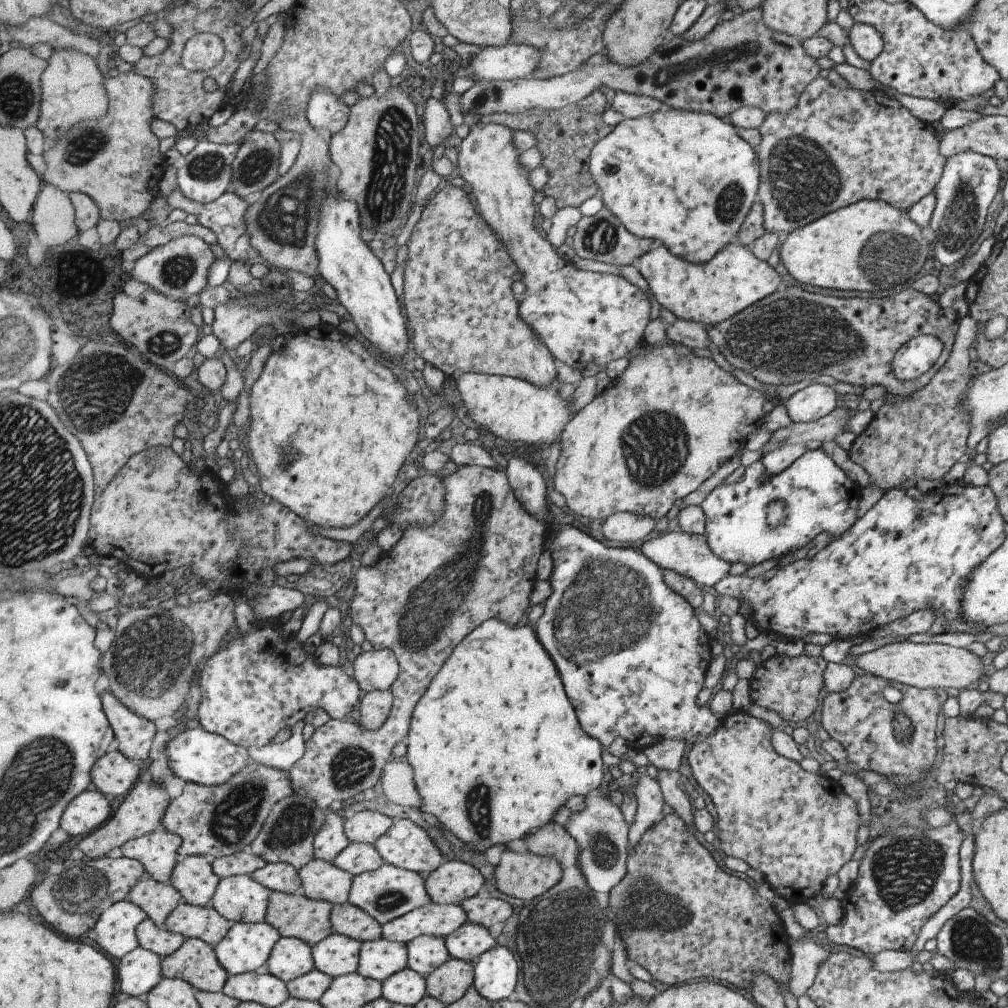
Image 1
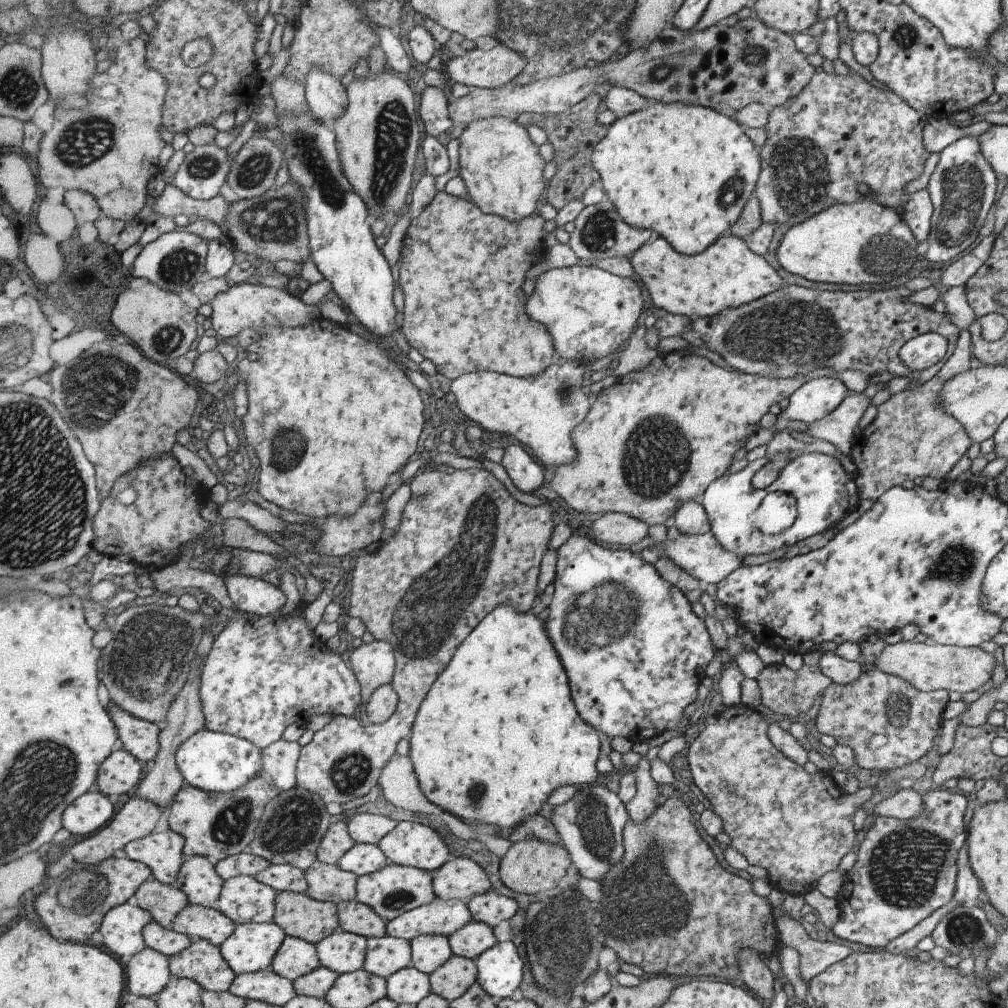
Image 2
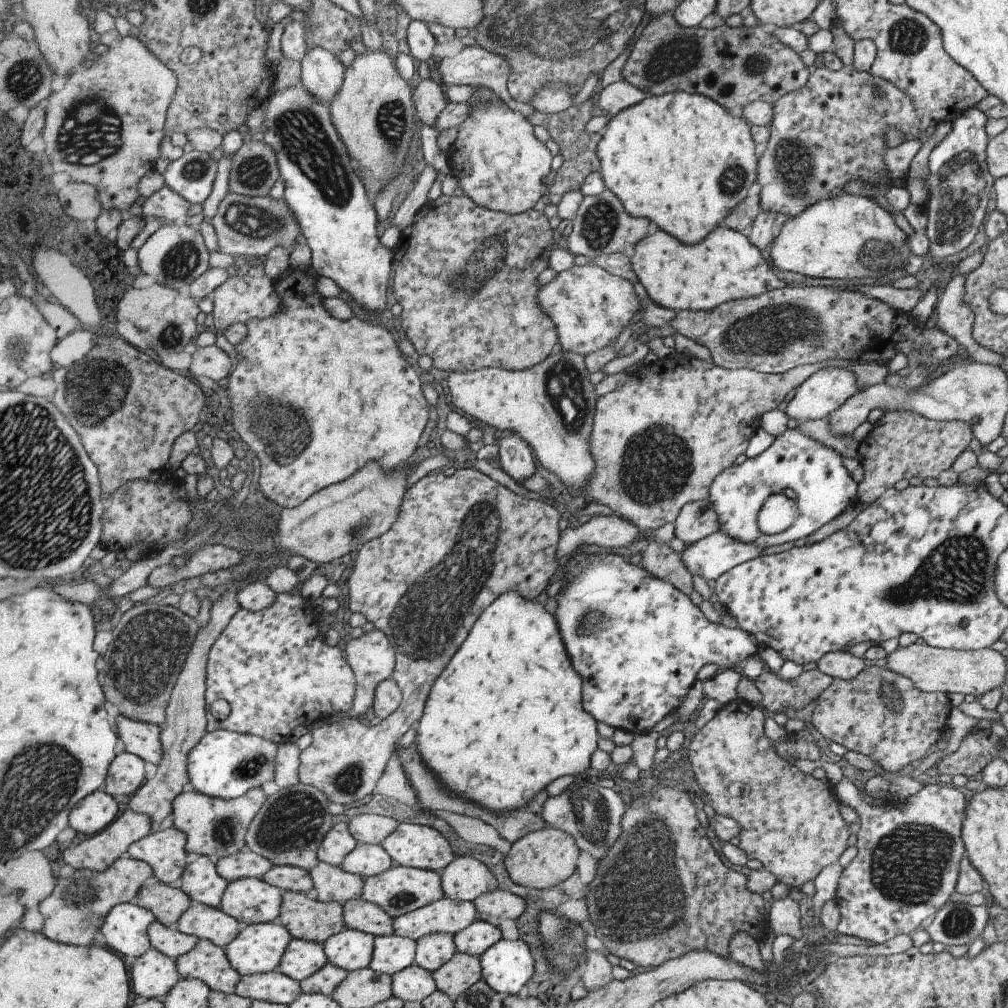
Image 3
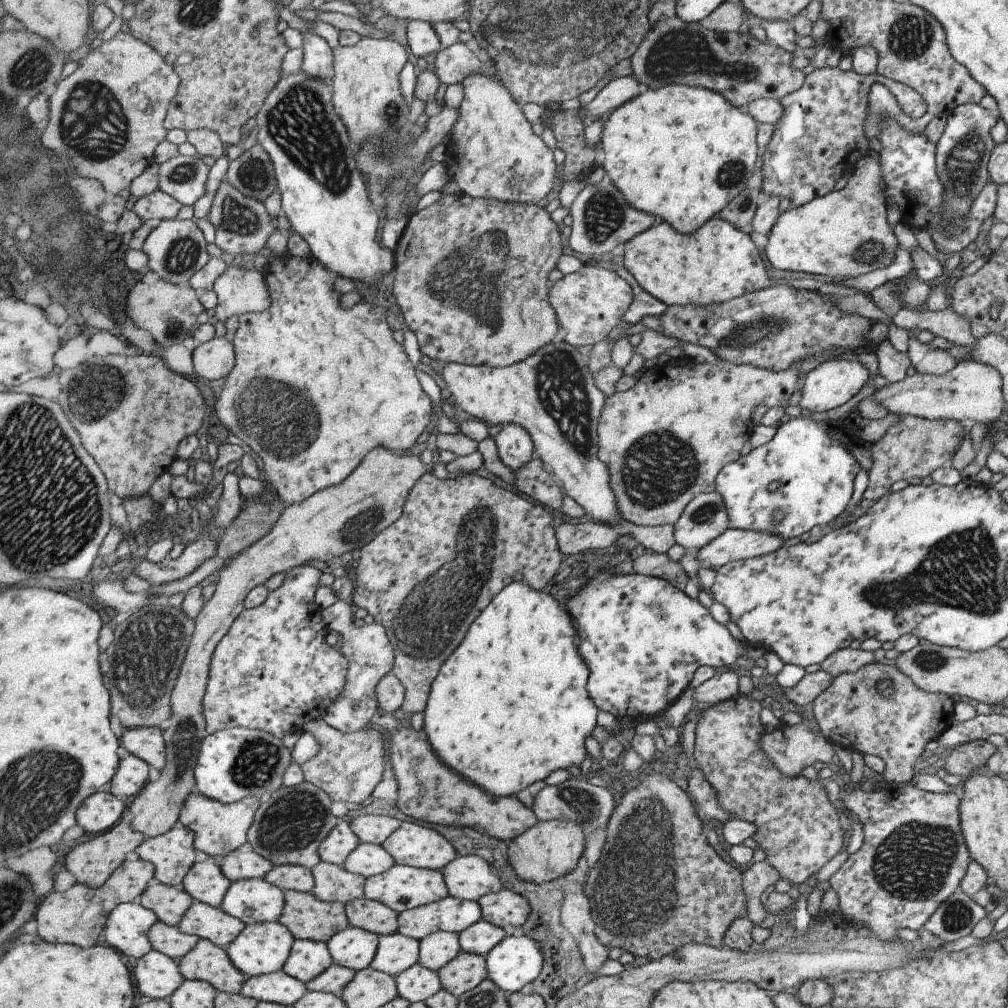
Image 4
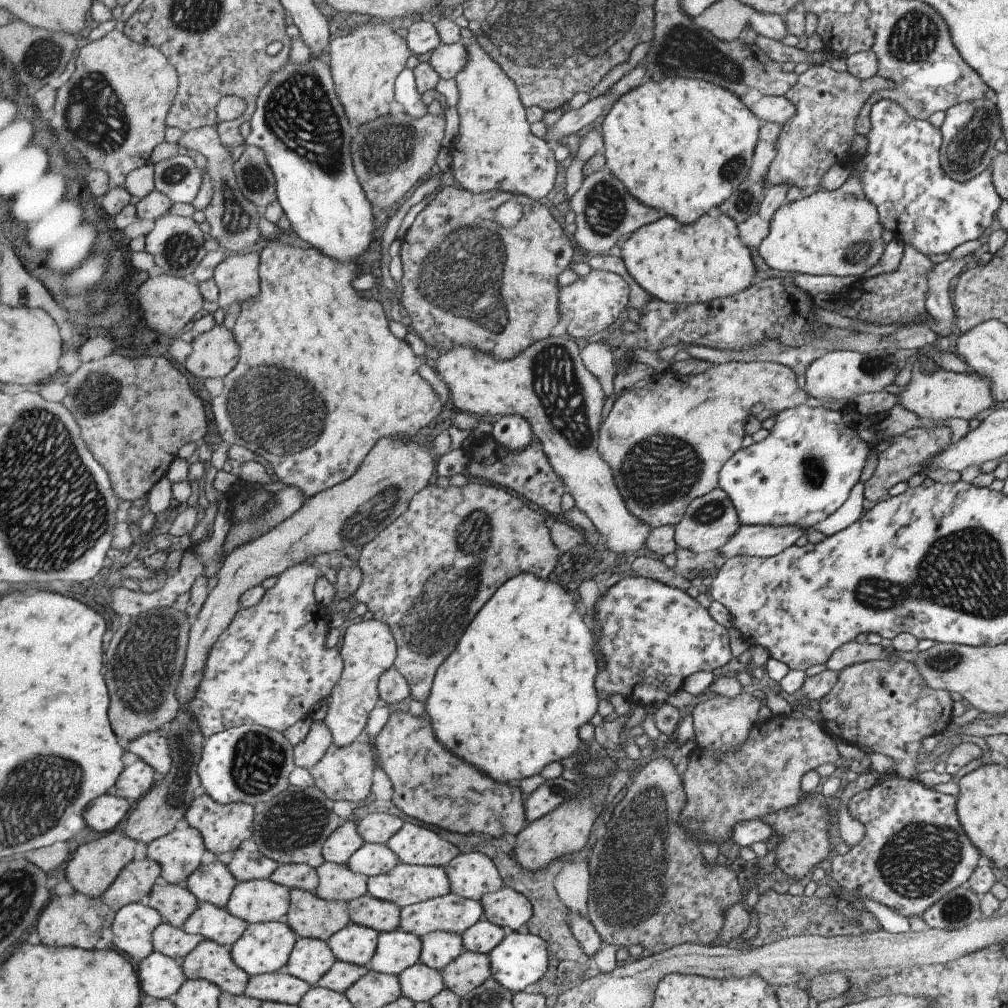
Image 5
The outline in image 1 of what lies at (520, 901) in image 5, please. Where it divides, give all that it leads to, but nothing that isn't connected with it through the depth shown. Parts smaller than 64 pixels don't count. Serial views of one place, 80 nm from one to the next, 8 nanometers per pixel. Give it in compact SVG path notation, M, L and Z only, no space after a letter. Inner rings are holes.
M484 893L468 898L460 905L468 914L469 921L489 928L495 924L506 923L514 913L514 908L509 902L499 898L491 898Z

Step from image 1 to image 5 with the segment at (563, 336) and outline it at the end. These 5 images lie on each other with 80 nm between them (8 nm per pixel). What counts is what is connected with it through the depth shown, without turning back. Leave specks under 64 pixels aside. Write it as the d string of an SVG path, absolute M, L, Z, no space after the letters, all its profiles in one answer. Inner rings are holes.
M474 37L465 40L464 43L469 52L469 64L457 74L455 79L459 88L460 131L453 139L454 161L453 168L449 172L450 180L475 194L499 190L513 192L515 197L524 196L533 200L551 197L561 187L562 178L559 174L559 164L555 160L554 146L543 137L533 135L532 124L527 120L527 110L521 101L519 88L503 70L501 64L492 58ZM593 270L587 276L581 276L575 284L561 287L560 313L569 314L571 312L573 314L569 325L569 336L575 340L581 340L581 338L589 340L595 334L603 332L605 328L611 328L619 320L619 316L623 314L623 310L628 308L631 298L630 293L629 284L623 276L601 270Z

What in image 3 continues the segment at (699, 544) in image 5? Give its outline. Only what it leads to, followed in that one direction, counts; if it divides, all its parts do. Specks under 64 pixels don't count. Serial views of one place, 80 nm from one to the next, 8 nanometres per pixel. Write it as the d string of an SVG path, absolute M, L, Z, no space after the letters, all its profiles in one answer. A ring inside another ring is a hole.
M707 497L686 504L675 524L676 537L687 546L720 530L719 516L709 506Z

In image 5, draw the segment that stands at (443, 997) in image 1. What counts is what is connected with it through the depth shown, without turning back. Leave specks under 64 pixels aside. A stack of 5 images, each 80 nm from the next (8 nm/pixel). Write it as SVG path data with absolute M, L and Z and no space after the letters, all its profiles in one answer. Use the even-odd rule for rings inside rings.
M466 951L442 971L446 988L463 998L492 978L490 954Z

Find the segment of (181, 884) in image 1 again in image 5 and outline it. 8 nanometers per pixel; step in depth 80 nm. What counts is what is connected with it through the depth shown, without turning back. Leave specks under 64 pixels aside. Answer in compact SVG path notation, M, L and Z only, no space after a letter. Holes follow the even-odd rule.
M219 860L201 866L187 881L191 890L200 902L215 904L217 908L226 909L239 880L233 876L229 866Z

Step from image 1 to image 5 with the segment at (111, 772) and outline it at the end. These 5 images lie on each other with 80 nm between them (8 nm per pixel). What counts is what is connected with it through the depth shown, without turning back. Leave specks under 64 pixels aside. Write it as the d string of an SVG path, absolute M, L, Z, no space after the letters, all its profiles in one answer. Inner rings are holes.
M143 759L137 760L131 766L127 766L121 778L117 780L115 795L139 802L145 794L153 790L155 786L153 774L155 773L155 768L151 764L144 762Z

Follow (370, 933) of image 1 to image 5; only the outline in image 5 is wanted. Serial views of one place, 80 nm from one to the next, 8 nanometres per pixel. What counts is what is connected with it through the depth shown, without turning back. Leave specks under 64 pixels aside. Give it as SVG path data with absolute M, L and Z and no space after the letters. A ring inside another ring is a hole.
M369 894L349 903L349 913L352 922L373 928L380 934L400 929L402 922L402 909L397 904Z

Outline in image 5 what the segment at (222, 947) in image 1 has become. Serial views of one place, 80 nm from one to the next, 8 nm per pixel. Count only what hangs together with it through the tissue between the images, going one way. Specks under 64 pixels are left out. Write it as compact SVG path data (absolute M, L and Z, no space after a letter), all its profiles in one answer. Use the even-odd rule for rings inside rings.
M282 921L251 923L244 937L231 948L233 960L252 978L283 971L289 964L299 938L291 926Z

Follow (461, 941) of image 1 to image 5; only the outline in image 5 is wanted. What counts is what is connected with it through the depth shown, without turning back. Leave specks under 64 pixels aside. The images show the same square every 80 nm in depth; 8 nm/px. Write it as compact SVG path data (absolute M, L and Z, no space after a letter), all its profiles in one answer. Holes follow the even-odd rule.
M482 919L476 926L471 926L463 935L466 951L482 954L491 954L509 934L509 930L503 929L488 919Z

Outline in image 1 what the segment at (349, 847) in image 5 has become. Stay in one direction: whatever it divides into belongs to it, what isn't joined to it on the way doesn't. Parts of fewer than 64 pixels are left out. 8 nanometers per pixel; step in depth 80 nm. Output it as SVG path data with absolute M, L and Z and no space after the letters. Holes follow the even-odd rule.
M336 811L327 813L326 821L314 838L315 858L335 862L352 842L345 830L345 818Z

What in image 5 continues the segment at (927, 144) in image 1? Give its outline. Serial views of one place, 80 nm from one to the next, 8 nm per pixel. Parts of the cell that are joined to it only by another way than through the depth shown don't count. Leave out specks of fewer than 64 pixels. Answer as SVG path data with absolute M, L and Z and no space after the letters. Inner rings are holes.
M827 62L819 65L813 65L803 74L797 76L795 85L783 94L785 100L789 100L791 104L796 106L796 113L790 119L781 125L781 130L776 136L775 154L773 160L768 167L767 181L768 184L787 184L787 187L797 186L800 196L809 196L817 190L822 190L819 186L821 176L825 174L825 170L829 170L829 166L842 163L847 146L855 136L855 118L861 110L861 106L865 104L869 96L882 88L891 88L893 82L887 82L878 75L870 78L857 80L853 78L849 72L835 72L831 70Z

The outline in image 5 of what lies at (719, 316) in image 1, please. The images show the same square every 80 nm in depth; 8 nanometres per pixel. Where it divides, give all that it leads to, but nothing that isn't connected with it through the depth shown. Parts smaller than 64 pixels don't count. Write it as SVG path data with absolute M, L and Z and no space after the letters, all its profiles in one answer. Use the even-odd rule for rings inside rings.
M711 210L695 226L681 230L681 224L671 216L643 226L621 248L621 258L631 276L652 296L667 303L691 304L726 298L745 290L755 266L747 246L737 238L737 228L728 215Z

